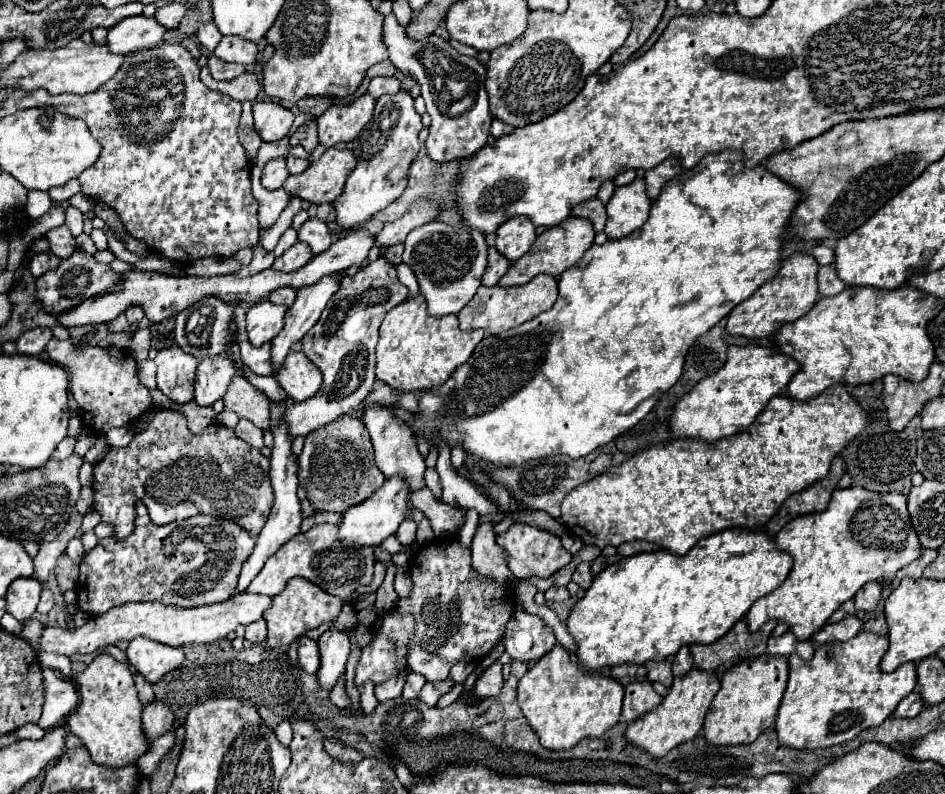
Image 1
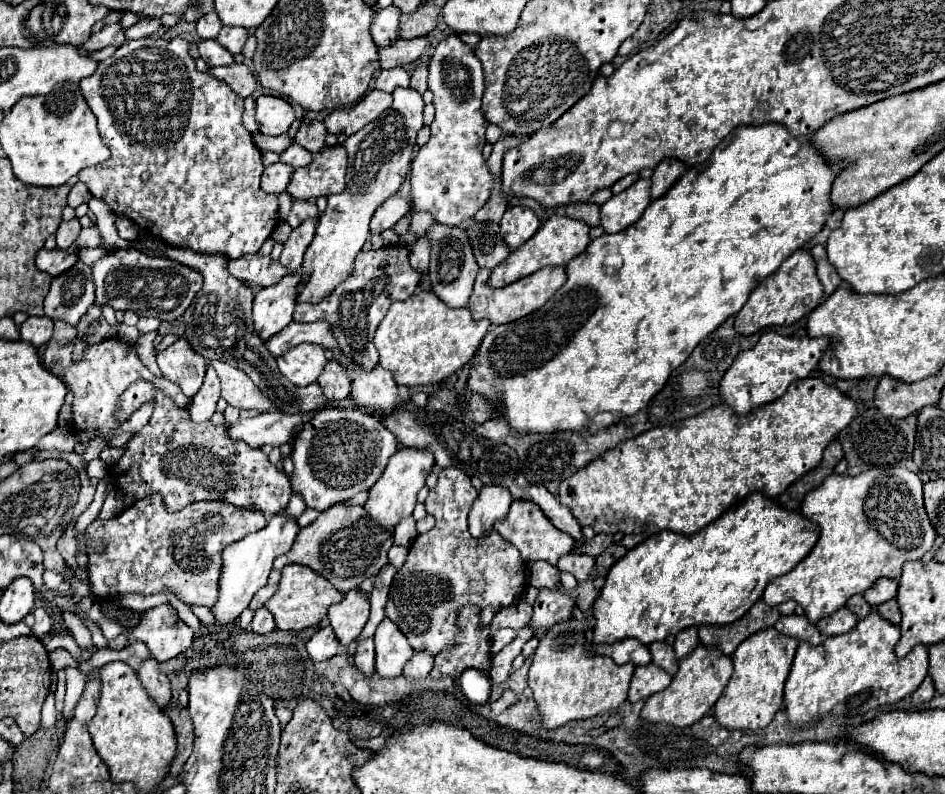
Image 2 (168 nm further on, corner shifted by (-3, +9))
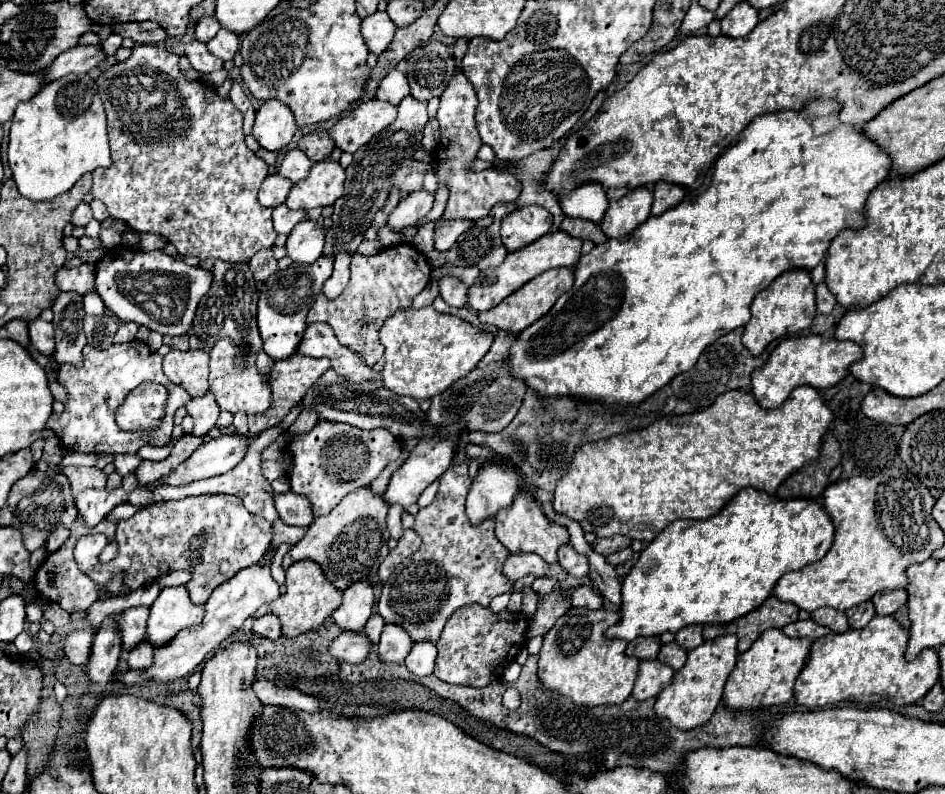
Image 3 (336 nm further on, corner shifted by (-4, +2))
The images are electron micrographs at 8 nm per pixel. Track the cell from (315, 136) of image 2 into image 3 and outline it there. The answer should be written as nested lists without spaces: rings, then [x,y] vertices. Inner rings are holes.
[[[314,131],[298,141],[298,149],[308,155],[310,161],[324,161],[334,149],[334,141],[324,131]]]

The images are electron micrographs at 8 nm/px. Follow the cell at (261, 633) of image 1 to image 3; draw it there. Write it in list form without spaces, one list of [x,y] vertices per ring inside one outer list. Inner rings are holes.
[[[266,613],[264,617],[254,619],[252,631],[258,633],[260,637],[266,637],[266,639],[272,639],[272,641],[274,641],[274,639],[280,637],[280,621],[276,619],[276,615]]]

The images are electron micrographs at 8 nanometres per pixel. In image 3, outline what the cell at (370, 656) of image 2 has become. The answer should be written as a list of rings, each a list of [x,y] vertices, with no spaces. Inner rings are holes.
[[[372,615],[364,627],[364,635],[368,635],[370,643],[372,645],[378,645],[378,639],[380,639],[380,633],[384,629],[384,619],[380,619],[380,615]]]

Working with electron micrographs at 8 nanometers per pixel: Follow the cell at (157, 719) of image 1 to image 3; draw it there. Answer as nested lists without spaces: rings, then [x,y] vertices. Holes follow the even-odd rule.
[[[144,639],[144,643],[140,643],[140,647],[136,647],[136,651],[132,651],[132,655],[128,655],[128,665],[132,671],[146,671],[154,661],[154,647]]]

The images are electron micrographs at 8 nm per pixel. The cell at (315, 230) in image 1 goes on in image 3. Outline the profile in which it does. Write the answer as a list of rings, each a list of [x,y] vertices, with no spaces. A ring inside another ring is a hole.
[[[280,205],[280,207],[274,207],[272,219],[274,219],[274,229],[278,233],[282,233],[282,235],[288,235],[294,229],[294,225],[298,225],[304,219],[308,219],[308,213],[300,211],[300,209],[292,211],[286,205]]]

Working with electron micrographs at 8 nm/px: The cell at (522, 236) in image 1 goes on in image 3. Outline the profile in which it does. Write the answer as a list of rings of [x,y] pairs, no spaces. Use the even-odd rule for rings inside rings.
[[[520,207],[502,219],[502,243],[508,251],[518,251],[552,229],[552,217],[544,207]]]

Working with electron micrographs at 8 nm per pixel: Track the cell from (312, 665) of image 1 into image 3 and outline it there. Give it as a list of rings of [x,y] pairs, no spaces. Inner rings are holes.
[[[340,633],[336,639],[332,639],[328,653],[344,663],[360,663],[370,653],[370,641],[364,635]]]

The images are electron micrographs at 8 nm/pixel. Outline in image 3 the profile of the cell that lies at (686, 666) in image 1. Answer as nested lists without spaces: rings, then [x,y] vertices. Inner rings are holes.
[[[684,627],[684,631],[676,633],[676,643],[682,649],[686,649],[686,651],[696,649],[698,645],[704,643],[704,639],[702,639],[702,627]]]

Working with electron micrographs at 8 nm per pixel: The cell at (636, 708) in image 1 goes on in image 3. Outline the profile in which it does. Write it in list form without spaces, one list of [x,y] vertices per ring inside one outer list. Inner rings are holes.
[[[640,661],[632,697],[638,701],[656,697],[656,695],[660,695],[660,691],[664,687],[668,687],[672,683],[672,679],[674,679],[674,671],[668,669],[664,663],[660,665],[658,661]]]

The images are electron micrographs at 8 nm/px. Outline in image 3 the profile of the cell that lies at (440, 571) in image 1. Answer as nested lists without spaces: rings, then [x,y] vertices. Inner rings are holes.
[[[458,463],[458,465],[448,467],[446,473],[438,481],[440,481],[440,489],[436,493],[436,499],[428,507],[416,513],[414,531],[422,537],[420,549],[394,569],[390,579],[382,585],[382,593],[378,599],[378,613],[386,623],[396,623],[404,627],[414,643],[430,641],[434,645],[438,643],[448,617],[458,607],[472,605],[472,603],[488,607],[496,595],[512,591],[512,583],[504,575],[504,563],[510,551],[496,539],[494,519],[486,519],[480,527],[472,527],[472,523],[466,517],[466,497],[472,483],[468,477],[468,465]]]

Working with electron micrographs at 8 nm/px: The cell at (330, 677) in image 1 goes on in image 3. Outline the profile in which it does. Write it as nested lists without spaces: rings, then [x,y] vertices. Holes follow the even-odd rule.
[[[368,581],[352,583],[352,587],[348,587],[344,591],[342,605],[332,613],[332,619],[342,631],[360,633],[364,629],[366,621],[370,619],[372,609],[374,609],[372,585]]]

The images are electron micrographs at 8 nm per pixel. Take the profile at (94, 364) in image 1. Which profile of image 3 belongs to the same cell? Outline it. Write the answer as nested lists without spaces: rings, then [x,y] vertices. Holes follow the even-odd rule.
[[[128,341],[122,345],[112,345],[106,351],[94,349],[94,347],[84,347],[82,351],[84,363],[80,367],[62,363],[58,369],[58,383],[62,383],[68,389],[68,403],[64,405],[64,413],[60,417],[52,415],[48,421],[48,429],[56,431],[58,439],[62,445],[70,451],[80,451],[80,453],[136,453],[142,445],[154,447],[167,446],[172,438],[174,427],[174,414],[178,407],[184,407],[190,401],[190,395],[168,381],[168,377],[162,373],[162,355],[150,353],[146,343],[142,341]],[[152,381],[152,383],[162,383],[170,399],[166,406],[166,411],[160,427],[148,435],[148,433],[126,433],[118,429],[114,421],[114,411],[122,403],[122,399],[140,383]]]

